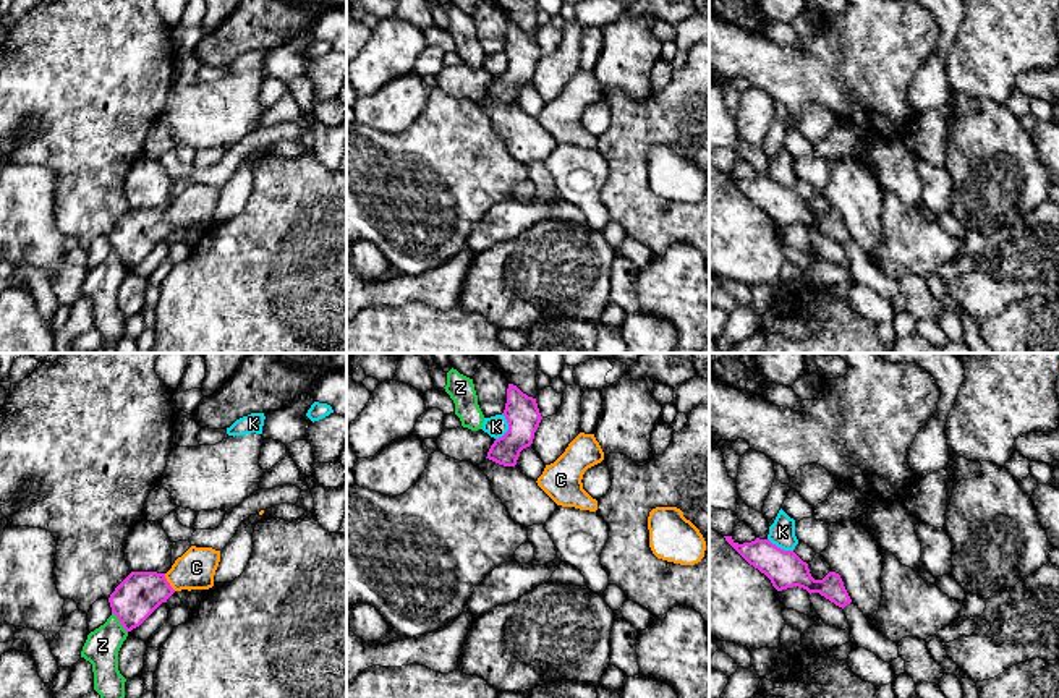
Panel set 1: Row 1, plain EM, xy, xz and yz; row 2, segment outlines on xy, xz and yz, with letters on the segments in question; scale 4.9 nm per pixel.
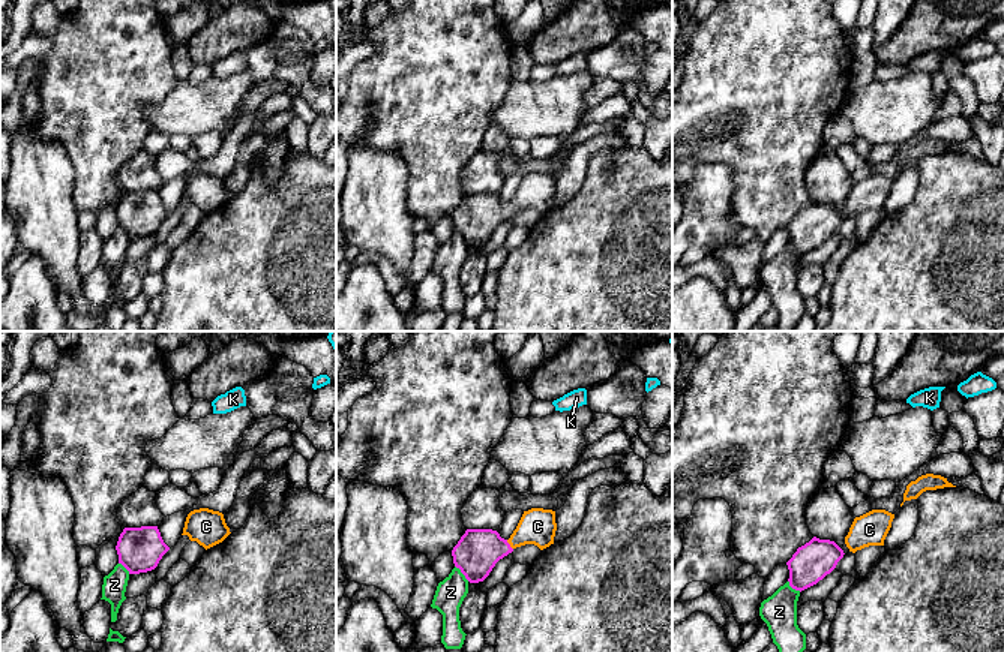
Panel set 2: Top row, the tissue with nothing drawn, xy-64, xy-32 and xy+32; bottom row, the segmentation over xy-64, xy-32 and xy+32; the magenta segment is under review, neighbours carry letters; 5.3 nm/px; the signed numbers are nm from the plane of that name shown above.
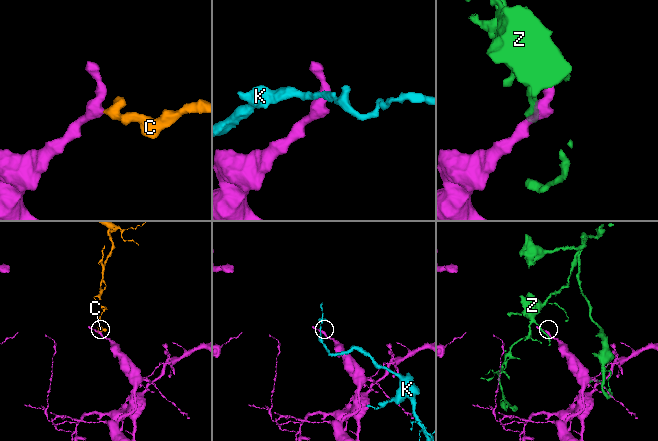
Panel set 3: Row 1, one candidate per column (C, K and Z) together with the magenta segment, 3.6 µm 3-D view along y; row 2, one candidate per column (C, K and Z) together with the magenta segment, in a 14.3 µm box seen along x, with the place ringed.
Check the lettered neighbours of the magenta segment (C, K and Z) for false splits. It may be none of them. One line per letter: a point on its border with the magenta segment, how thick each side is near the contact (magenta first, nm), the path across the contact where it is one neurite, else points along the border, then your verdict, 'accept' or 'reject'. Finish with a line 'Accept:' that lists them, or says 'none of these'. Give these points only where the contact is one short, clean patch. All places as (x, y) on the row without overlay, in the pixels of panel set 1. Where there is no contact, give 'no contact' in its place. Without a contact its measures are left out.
C: xy (167, 219) | 220/190 nm | across xy (140, 230), (167, 219), (196, 204) | accept
K: xz (509, 65) | 170/110 nm | along xz (502, 51), (507, 67), (496, 76) | reject
Z: xy (120, 259) | 220/170 nm | along xy (112, 250), (127, 269) | reject
Accept: C

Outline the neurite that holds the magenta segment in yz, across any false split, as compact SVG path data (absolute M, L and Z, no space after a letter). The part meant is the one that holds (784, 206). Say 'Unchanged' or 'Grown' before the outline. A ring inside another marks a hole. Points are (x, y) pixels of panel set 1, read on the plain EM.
Unchanged. M732 173L724 175L750 202L764 211L777 228L798 223L810 232L819 230L842 246L852 240L839 211L829 209L823 217L814 217L806 199L793 188L784 188L769 177L756 175L738 181Z

